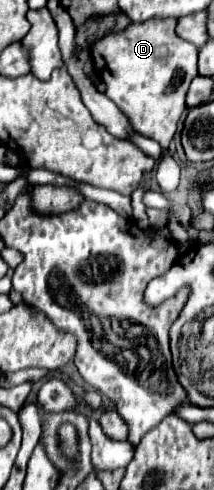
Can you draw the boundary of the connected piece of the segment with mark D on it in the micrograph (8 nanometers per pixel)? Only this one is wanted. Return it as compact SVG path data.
M158 17L144 23L130 23L126 31L104 37L92 47L94 67L106 85L104 95L130 115L130 121L140 135L158 141L165 153L156 169L156 180L164 194L179 186L180 167L166 153L178 129L178 119L186 109L190 81L198 75L198 49L176 35L176 21L178 19L172 17Z

